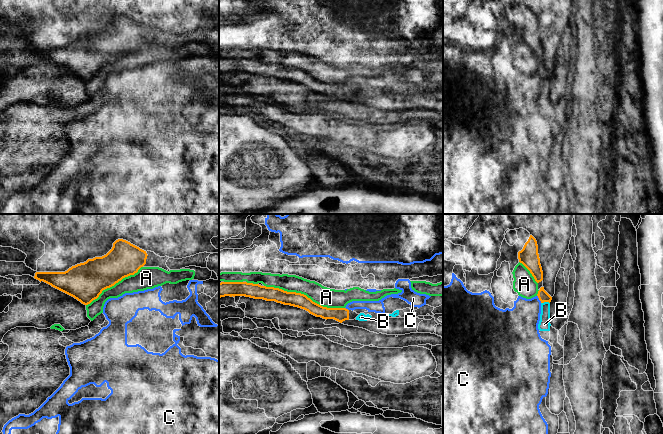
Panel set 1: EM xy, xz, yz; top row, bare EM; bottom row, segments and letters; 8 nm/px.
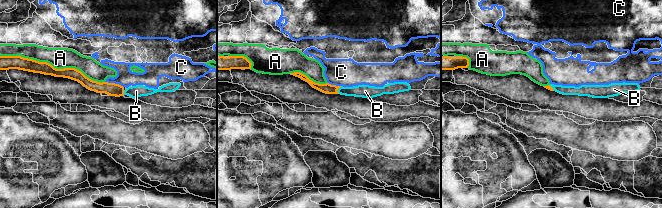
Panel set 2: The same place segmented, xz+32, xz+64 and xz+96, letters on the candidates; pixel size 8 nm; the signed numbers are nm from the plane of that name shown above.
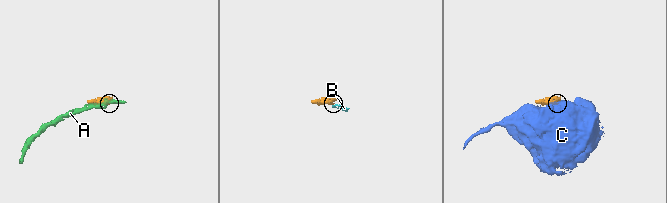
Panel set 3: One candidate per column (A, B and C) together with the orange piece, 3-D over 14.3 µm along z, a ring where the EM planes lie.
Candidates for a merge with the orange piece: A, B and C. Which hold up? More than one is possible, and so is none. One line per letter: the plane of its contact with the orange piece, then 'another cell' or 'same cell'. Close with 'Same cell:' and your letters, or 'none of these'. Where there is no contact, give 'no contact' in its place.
A: contact in xz; another cell
B: contact in yz; another cell
C: contact in yz; another cell
Same cell: none of these

